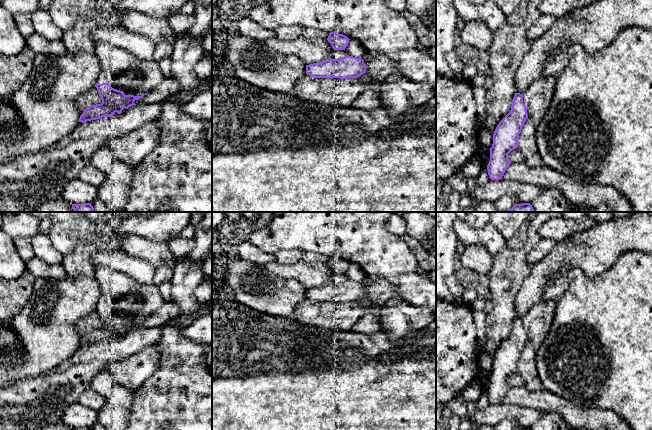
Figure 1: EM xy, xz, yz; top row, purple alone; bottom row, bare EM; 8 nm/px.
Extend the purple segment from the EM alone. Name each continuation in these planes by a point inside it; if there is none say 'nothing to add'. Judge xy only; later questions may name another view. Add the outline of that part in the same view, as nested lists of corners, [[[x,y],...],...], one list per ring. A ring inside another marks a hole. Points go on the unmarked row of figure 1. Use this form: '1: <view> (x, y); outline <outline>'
1: xy (122, 294); outline [[[97,266],[95,278],[101,289],[96,307],[108,307],[125,319],[141,320],[165,302],[158,286],[138,283],[112,267]]]

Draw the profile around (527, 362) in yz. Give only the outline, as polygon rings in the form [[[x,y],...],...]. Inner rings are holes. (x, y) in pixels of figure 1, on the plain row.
[[[528,341],[522,351],[518,362],[518,374],[524,380],[524,387],[530,392],[543,389],[539,374],[536,371],[536,346]]]

